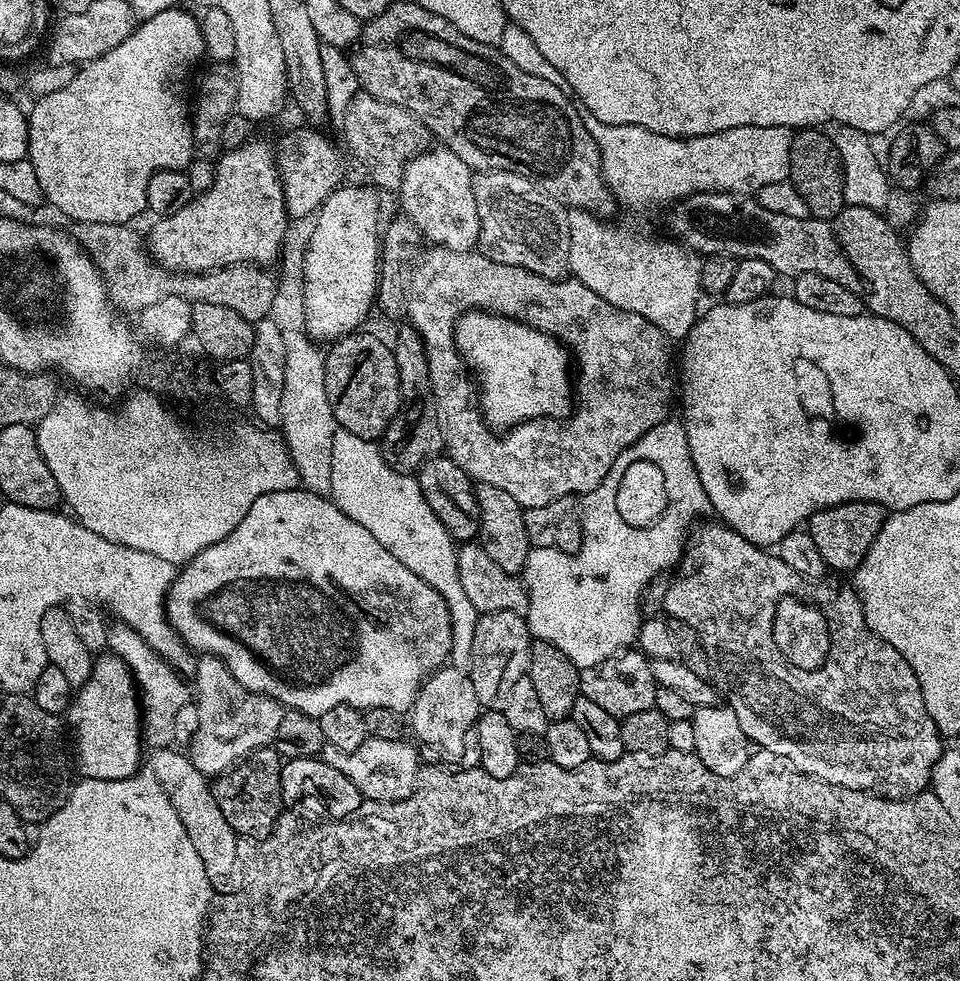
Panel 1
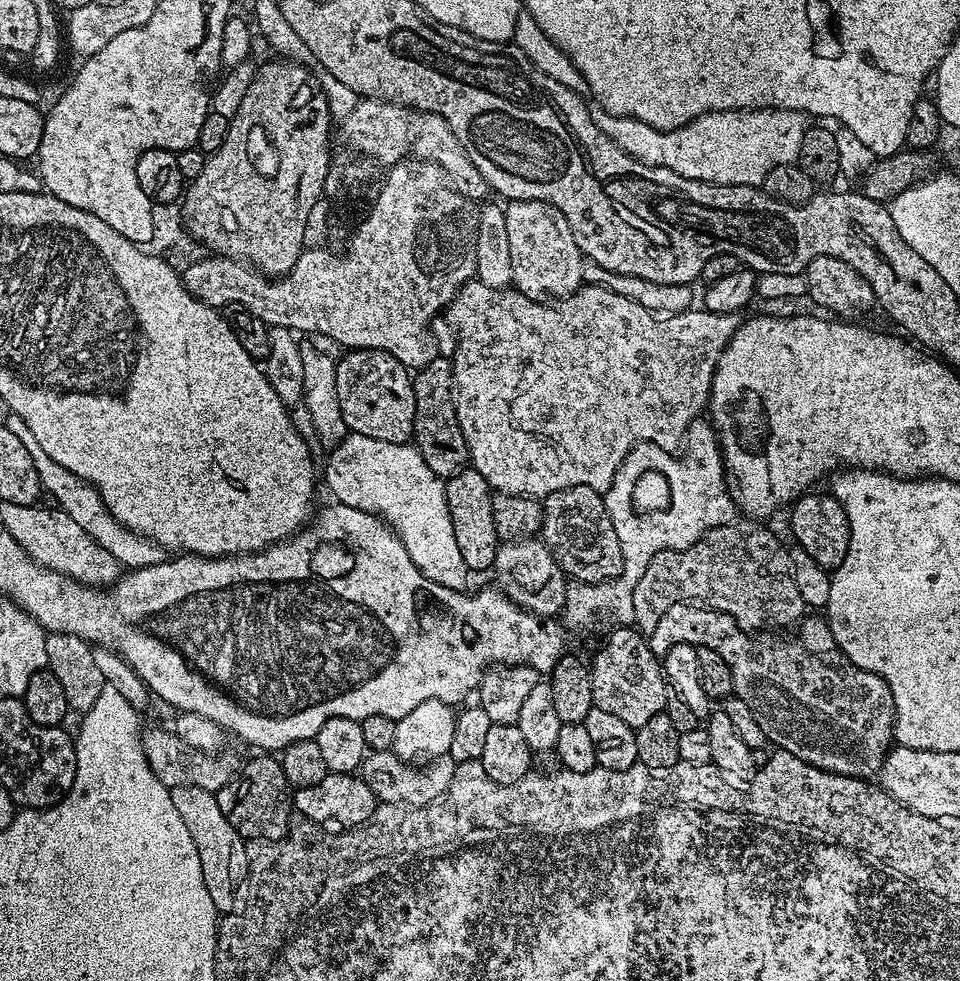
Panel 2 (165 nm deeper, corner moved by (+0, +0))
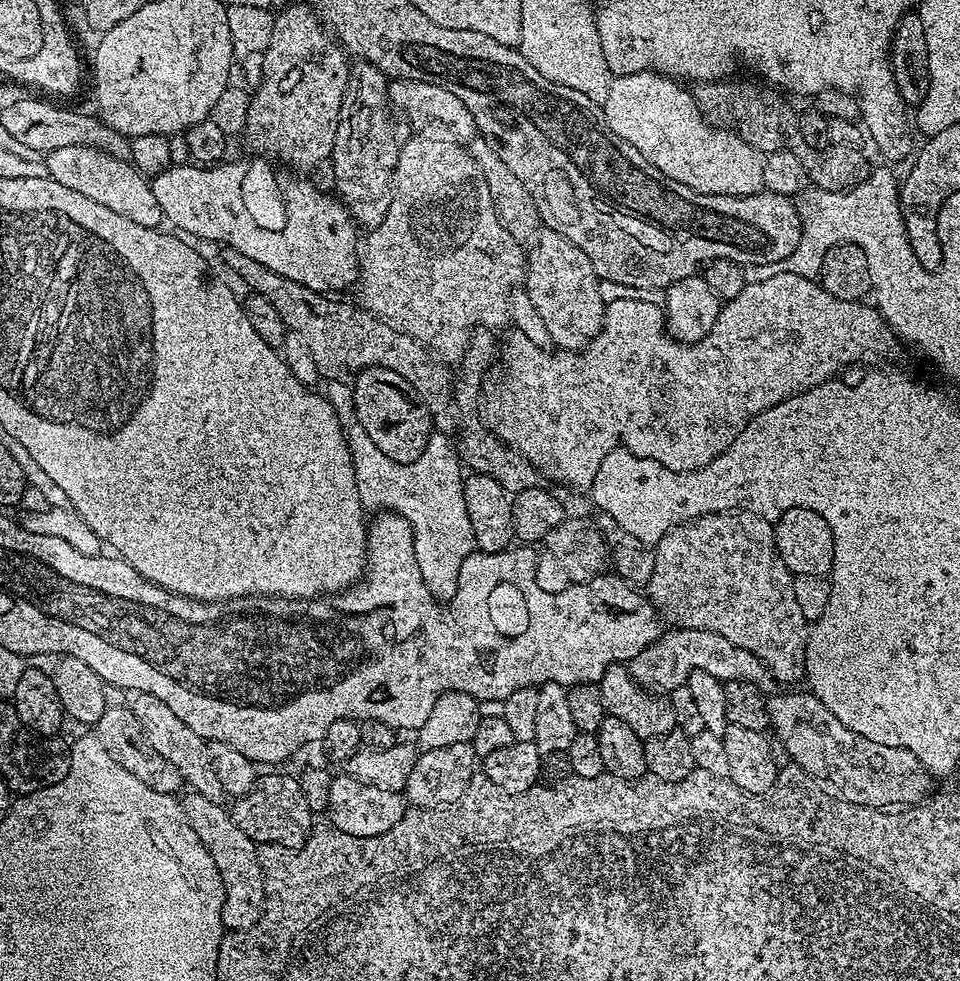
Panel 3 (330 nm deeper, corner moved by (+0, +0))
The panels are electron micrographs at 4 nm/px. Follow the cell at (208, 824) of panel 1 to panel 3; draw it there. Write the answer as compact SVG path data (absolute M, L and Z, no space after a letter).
M193 791L187 795L182 800L186 822L190 822L190 830L202 838L202 846L210 850L210 858L214 858L214 866L218 866L218 874L222 874L222 886L228 893L224 918L233 927L252 925L260 912L261 893L264 890L264 874L256 853L258 846L246 838L244 831L238 830L238 822L234 822L231 811L223 803L210 802L210 798Z

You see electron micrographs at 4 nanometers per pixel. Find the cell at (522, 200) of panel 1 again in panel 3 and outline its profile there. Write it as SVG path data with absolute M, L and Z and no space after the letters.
M544 230L531 241L526 252L526 275L522 281L523 287L530 294L530 302L534 302L542 322L546 322L546 330L550 330L552 344L557 349L579 353L588 347L589 340L597 336L604 324L606 303L599 294L600 277L596 275L594 266L578 246L574 246L562 234Z

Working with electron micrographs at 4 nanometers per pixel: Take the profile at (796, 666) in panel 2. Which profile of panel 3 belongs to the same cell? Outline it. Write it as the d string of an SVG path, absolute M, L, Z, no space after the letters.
M676 628L665 631L642 654L627 661L628 673L653 694L670 694L680 684L687 684L692 672L705 672L721 678L735 678L767 689L770 673L754 654L726 642L722 634L705 628Z

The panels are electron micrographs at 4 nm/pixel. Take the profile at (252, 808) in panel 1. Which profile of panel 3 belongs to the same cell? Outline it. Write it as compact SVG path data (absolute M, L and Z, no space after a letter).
M268 770L257 779L256 785L245 796L235 797L230 811L238 830L246 833L257 846L270 844L277 848L301 848L314 827L314 814L302 795L302 786L295 775L283 776L280 770Z

